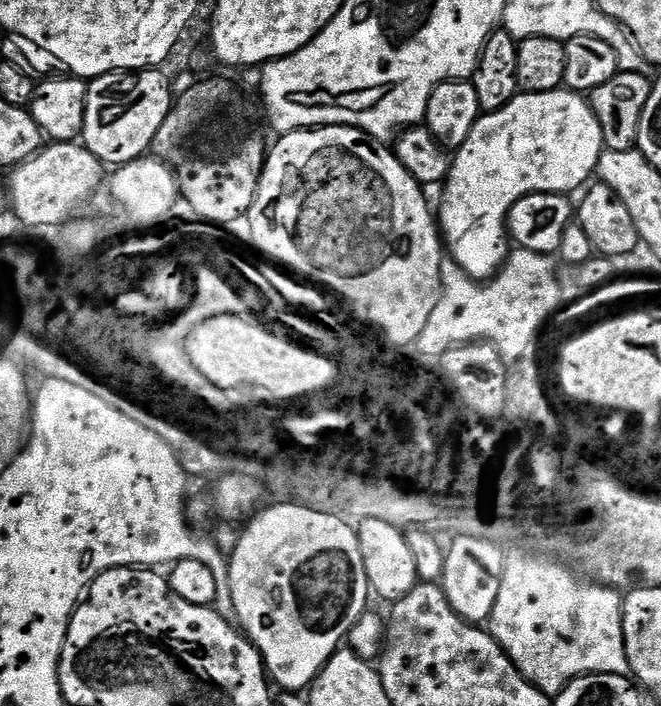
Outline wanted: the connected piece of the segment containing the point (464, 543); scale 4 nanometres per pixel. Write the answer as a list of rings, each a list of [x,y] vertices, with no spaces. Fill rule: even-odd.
[[[458,536],[449,544],[452,545],[449,546],[448,553],[444,556],[444,577],[439,577],[438,583],[444,589],[450,606],[454,606],[454,610],[463,620],[467,620],[469,624],[483,625],[491,621],[494,602],[498,602],[498,590],[502,590],[506,552],[496,545],[499,543],[495,539],[483,536]]]

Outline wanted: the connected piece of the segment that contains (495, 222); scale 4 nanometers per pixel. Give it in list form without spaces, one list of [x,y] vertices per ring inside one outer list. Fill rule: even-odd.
[[[520,92],[497,112],[483,113],[463,146],[455,149],[452,169],[442,185],[444,201],[440,208],[438,204],[438,227],[447,255],[472,280],[491,280],[508,259],[510,244],[506,239],[506,225],[514,202],[535,192],[572,194],[575,188],[583,189],[593,179],[604,151],[602,126],[598,126],[591,103],[579,92]]]

